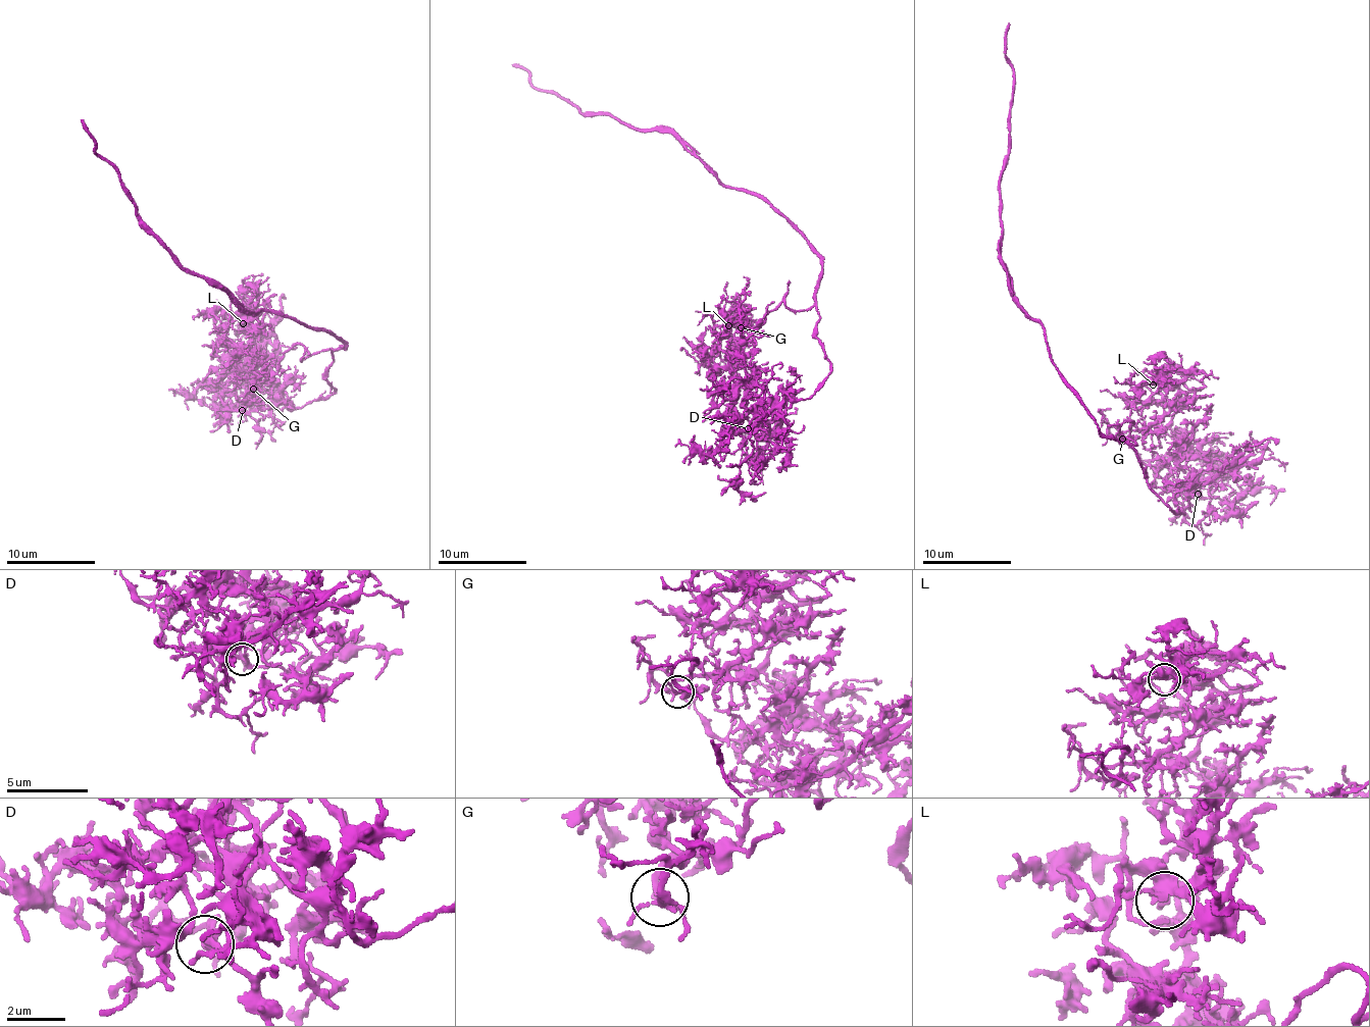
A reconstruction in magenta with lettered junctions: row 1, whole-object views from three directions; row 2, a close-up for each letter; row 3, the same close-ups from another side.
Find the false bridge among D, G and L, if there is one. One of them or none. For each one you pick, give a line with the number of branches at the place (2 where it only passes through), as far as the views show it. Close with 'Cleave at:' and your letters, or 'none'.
Cleave at: none

